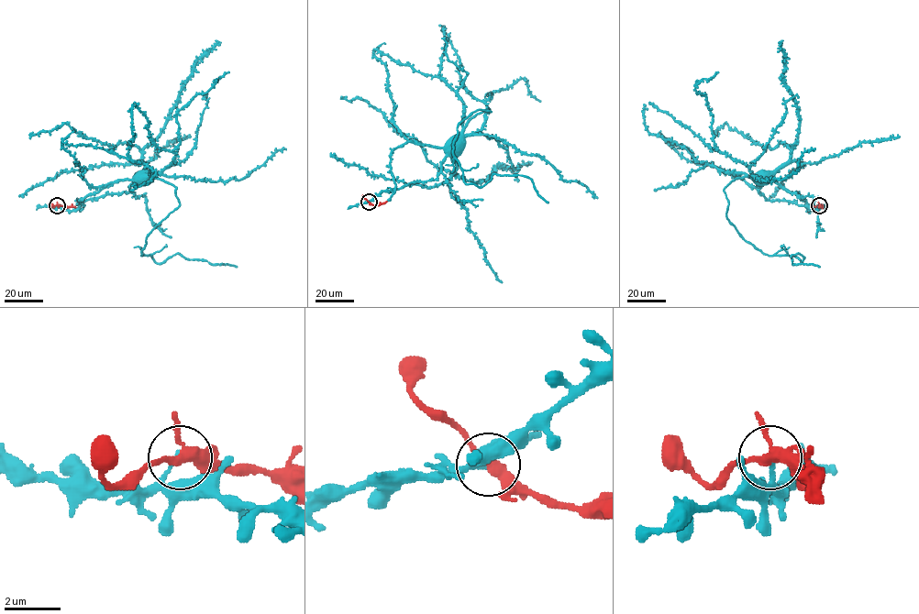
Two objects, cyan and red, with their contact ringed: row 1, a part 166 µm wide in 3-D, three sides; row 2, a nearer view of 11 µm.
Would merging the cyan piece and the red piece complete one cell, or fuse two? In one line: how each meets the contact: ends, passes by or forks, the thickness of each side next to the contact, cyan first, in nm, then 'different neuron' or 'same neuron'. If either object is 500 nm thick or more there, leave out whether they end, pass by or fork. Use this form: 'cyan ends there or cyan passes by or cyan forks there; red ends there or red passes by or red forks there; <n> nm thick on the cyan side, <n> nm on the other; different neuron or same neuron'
cyan ends there; red forks there; 140 nm thick on the cyan side, 300 nm on the other; same neuron

